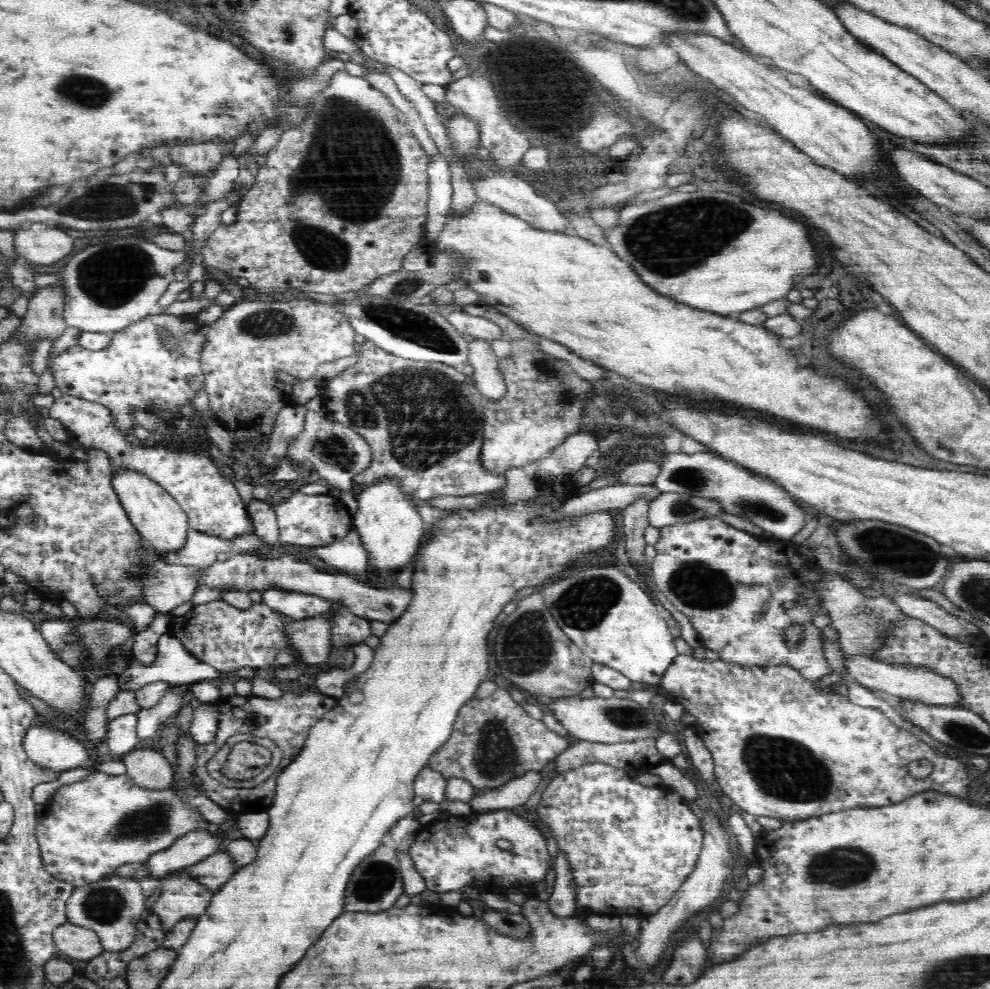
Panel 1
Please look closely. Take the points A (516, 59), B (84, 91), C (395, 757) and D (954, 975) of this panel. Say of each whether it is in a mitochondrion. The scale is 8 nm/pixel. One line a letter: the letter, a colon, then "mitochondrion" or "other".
A: mitochondrion
B: mitochondrion
C: other
D: mitochondrion

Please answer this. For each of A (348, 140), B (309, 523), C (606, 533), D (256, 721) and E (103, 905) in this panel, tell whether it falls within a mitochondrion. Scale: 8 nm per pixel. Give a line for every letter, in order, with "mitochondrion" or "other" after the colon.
A: mitochondrion
B: other
C: other
D: mitochondrion
E: mitochondrion

